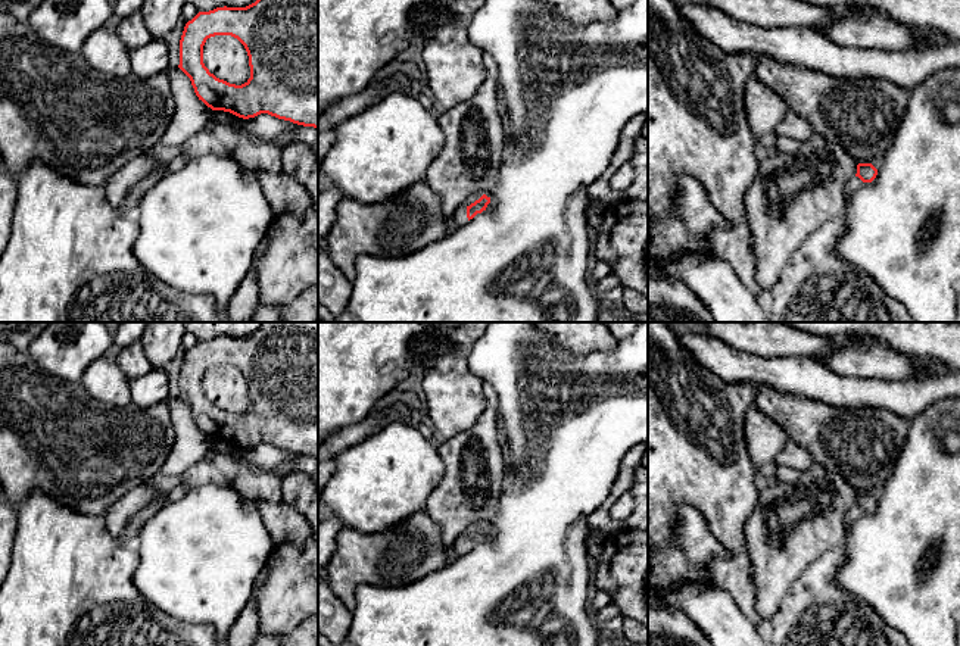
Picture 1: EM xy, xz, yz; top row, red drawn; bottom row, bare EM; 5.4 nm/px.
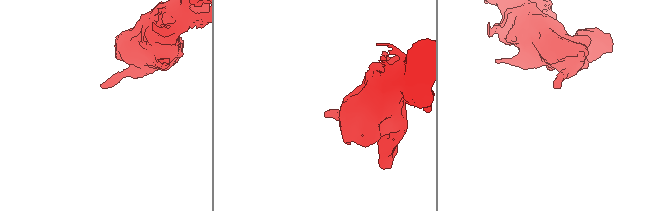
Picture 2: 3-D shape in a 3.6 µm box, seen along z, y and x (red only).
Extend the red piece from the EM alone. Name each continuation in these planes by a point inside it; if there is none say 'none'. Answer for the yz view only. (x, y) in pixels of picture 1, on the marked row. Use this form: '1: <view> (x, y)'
1: yz (854, 184)

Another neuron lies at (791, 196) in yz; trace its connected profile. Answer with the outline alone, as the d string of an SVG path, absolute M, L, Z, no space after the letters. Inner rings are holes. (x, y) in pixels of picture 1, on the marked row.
M813 134L794 155L773 153L760 162L745 194L745 212L757 260L755 281L770 293L783 268L805 240L823 224L844 213L844 188L857 174L857 163L839 146Z

